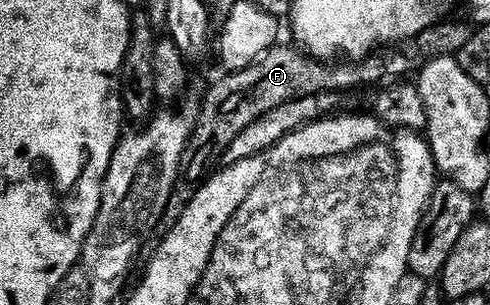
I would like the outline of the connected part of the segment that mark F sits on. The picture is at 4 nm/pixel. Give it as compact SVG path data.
M449 17L430 25L416 37L400 44L400 47L384 46L373 53L356 59L320 59L310 53L304 53L294 44L276 43L263 52L252 65L244 69L233 69L224 72L220 81L215 81L207 89L203 102L198 102L195 123L189 139L183 148L179 160L179 170L173 179L173 187L169 191L169 199L161 211L155 224L154 235L146 237L139 248L137 261L145 267L153 259L153 255L161 247L163 238L181 219L189 199L197 195L209 174L222 162L225 147L235 138L237 131L249 127L257 115L277 107L294 97L304 97L310 93L319 93L323 89L349 91L359 85L382 82L384 75L414 74L434 58L456 56L461 47L469 43L474 33L474 26L466 20Z

